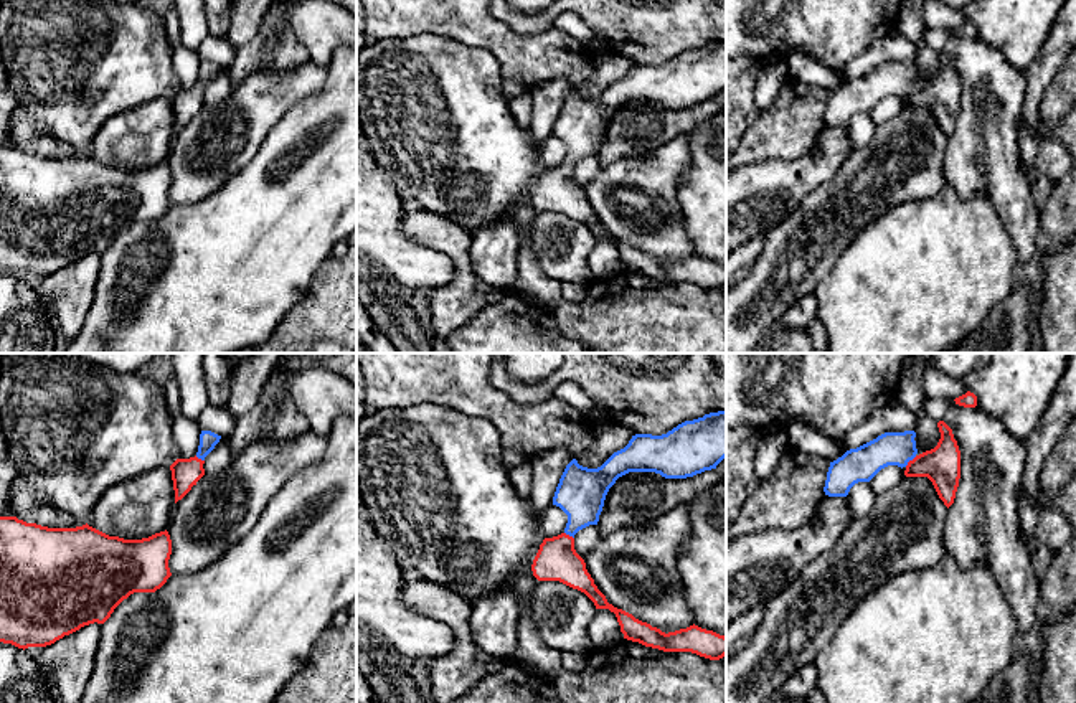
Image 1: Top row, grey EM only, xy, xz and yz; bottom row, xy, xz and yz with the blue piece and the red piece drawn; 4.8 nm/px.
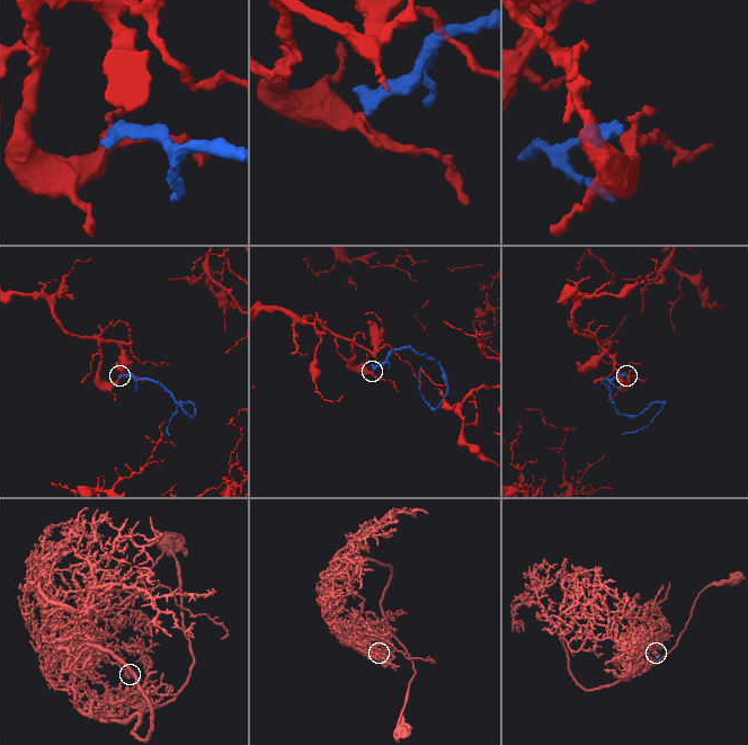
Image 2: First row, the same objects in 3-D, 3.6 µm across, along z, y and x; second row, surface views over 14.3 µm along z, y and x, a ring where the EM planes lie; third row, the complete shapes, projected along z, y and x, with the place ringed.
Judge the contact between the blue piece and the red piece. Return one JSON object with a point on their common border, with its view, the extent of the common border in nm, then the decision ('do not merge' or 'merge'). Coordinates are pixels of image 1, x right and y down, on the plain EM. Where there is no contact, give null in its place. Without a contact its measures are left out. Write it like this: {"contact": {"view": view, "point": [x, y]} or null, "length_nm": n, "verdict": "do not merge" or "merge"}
{"contact": {"view": "yz", "point": [910, 89]}, "length_nm": 80, "verdict": "merge"}

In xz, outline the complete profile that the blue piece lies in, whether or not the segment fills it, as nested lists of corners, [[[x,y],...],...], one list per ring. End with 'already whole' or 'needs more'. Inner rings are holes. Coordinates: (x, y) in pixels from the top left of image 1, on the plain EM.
[[[718,41],[685,51],[662,66],[635,64],[597,99],[583,97],[573,89],[553,127],[553,135],[568,145],[566,158],[561,165],[543,170],[531,195],[533,206],[538,211],[559,211],[584,223],[596,239],[614,243],[627,271],[663,282],[723,289],[724,266],[695,254],[665,264],[609,234],[588,203],[584,190],[576,183],[574,165],[589,155],[597,155],[606,125],[619,107],[629,102],[655,102],[665,109],[687,109],[716,99],[724,87],[726,41]]]; needs more

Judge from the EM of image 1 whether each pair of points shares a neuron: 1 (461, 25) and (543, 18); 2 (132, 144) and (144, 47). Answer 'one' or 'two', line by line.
1: two
2: two

